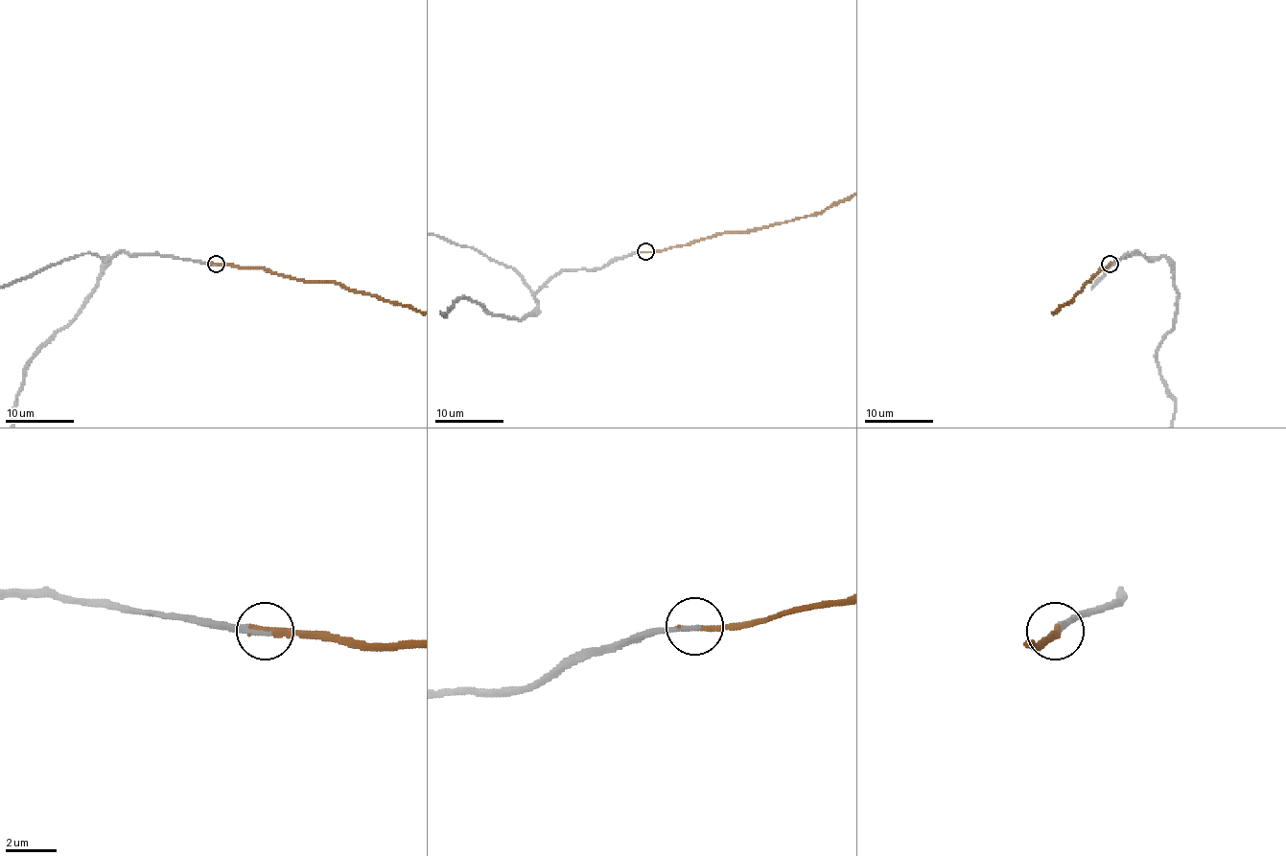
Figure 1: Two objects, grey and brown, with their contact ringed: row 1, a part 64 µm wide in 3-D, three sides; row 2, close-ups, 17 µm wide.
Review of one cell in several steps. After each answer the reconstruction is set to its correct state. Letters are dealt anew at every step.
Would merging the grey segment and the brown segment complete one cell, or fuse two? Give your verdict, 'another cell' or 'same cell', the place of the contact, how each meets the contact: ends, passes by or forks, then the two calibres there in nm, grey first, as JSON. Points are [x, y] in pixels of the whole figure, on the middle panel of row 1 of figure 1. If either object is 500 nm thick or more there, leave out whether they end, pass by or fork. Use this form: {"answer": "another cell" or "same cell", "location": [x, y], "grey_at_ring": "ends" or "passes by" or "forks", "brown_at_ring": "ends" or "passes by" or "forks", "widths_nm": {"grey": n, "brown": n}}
{"answer": "same cell", "location": [645, 251], "grey_at_ring": "ends", "brown_at_ring": "ends", "widths_nm": {"grey": 200, "brown": 220}}

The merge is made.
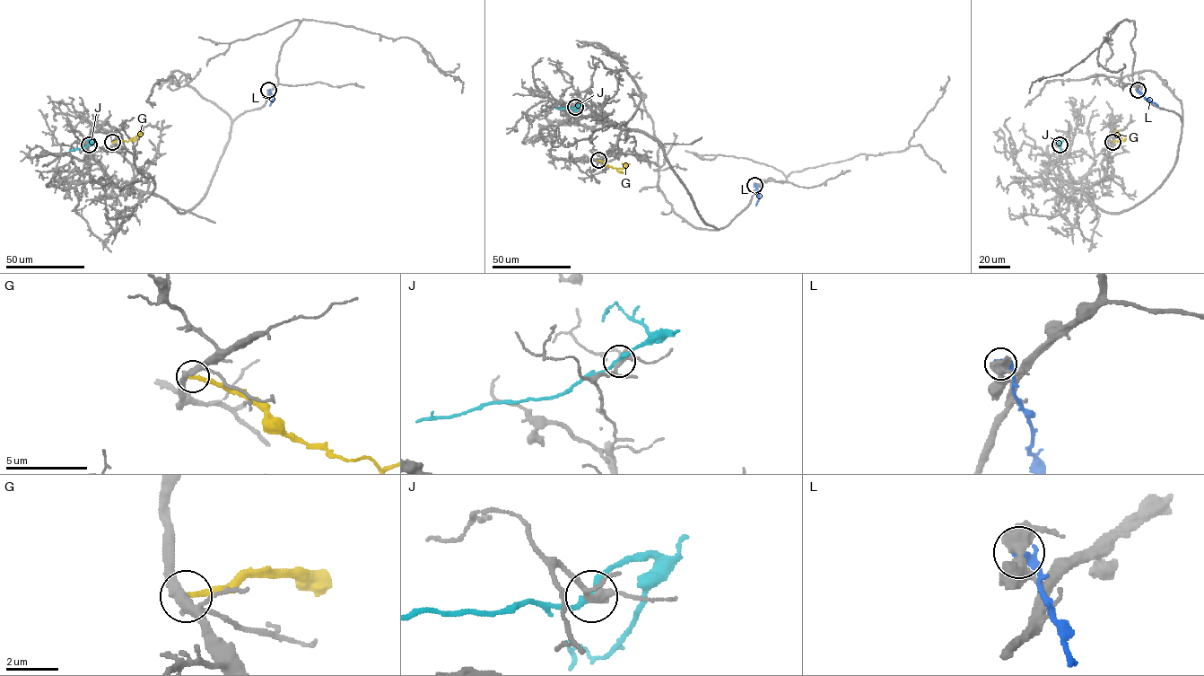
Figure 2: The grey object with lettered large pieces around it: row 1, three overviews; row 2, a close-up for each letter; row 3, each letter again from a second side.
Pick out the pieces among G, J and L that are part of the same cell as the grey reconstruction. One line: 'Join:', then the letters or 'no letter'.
Join: J

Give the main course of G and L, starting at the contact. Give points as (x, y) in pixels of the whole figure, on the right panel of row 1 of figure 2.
G: (1112, 142), (1121, 139), (1116, 133), (1117, 130)
L: (1138, 90), (1158, 105)

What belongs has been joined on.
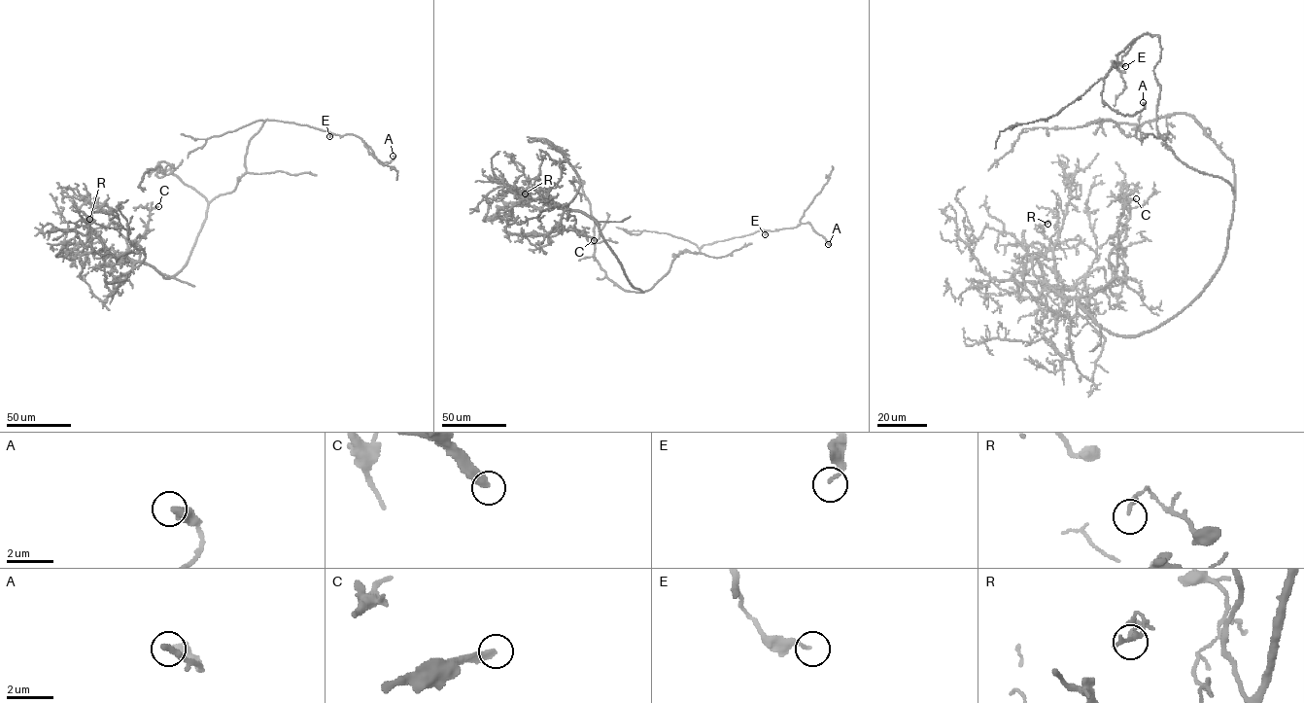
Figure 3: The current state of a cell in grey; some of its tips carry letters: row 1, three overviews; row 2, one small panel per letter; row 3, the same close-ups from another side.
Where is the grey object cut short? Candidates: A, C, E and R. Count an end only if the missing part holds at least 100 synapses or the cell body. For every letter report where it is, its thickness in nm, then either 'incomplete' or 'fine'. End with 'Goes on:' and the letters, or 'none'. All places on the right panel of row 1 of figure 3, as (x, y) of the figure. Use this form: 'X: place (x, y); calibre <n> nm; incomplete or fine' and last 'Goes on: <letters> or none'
A: place (1143, 102); calibre 440 nm; fine
C: place (1136, 198); calibre 360 nm; incomplete
E: place (1125, 66); calibre 160 nm; fine
R: place (1047, 224); calibre 90 nm; fine
Goes on: C

